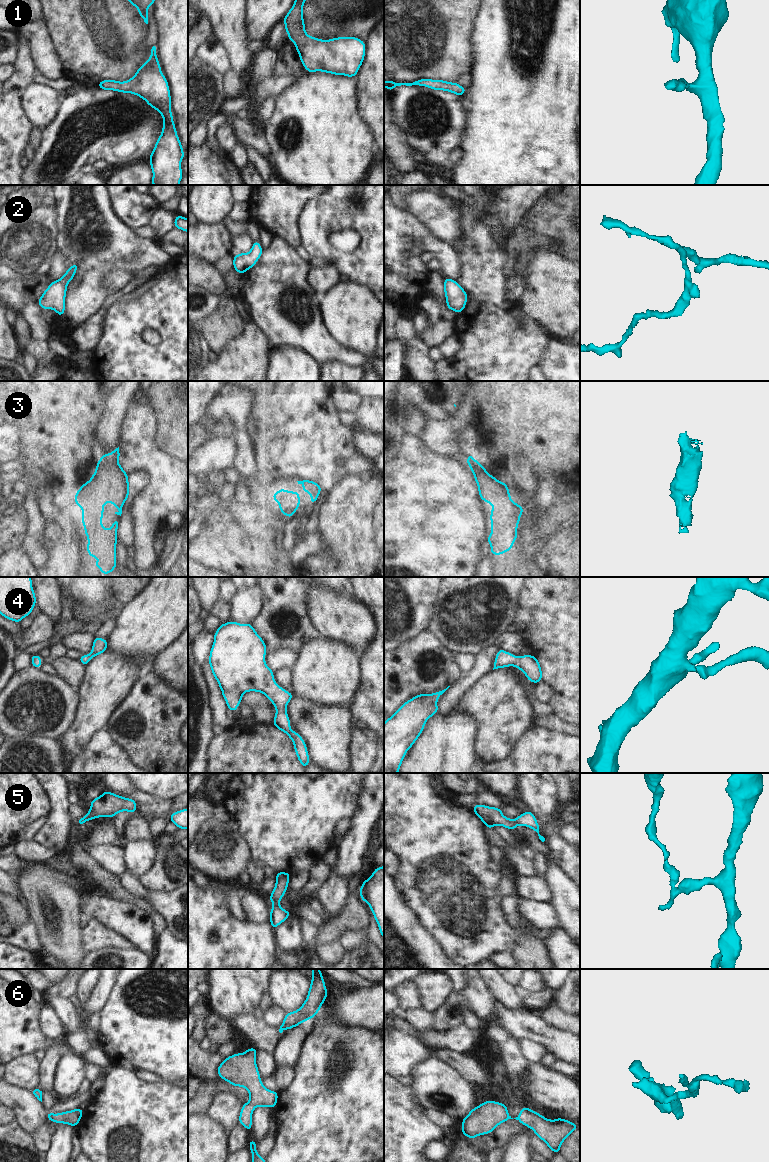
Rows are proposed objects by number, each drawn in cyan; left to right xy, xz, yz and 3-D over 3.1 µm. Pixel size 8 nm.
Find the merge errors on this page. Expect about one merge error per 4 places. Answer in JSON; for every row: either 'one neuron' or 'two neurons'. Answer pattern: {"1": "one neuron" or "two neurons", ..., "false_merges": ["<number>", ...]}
{"1": "one neuron", "2": "one neuron", "3": "one neuron", "4": "one neuron", "5": "two neurons", "6": "one neuron", "false_merges": ["5"]}

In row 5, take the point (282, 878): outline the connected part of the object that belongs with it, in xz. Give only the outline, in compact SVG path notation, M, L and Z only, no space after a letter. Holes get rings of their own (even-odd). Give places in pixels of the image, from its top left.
M276 872L275 887L269 896L269 900L276 905L280 905L280 900L285 895L290 881L290 873Z

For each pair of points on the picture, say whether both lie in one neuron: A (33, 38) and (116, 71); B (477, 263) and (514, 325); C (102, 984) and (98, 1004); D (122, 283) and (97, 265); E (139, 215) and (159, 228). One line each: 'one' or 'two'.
A: two
B: one
C: one
D: two
E: two

